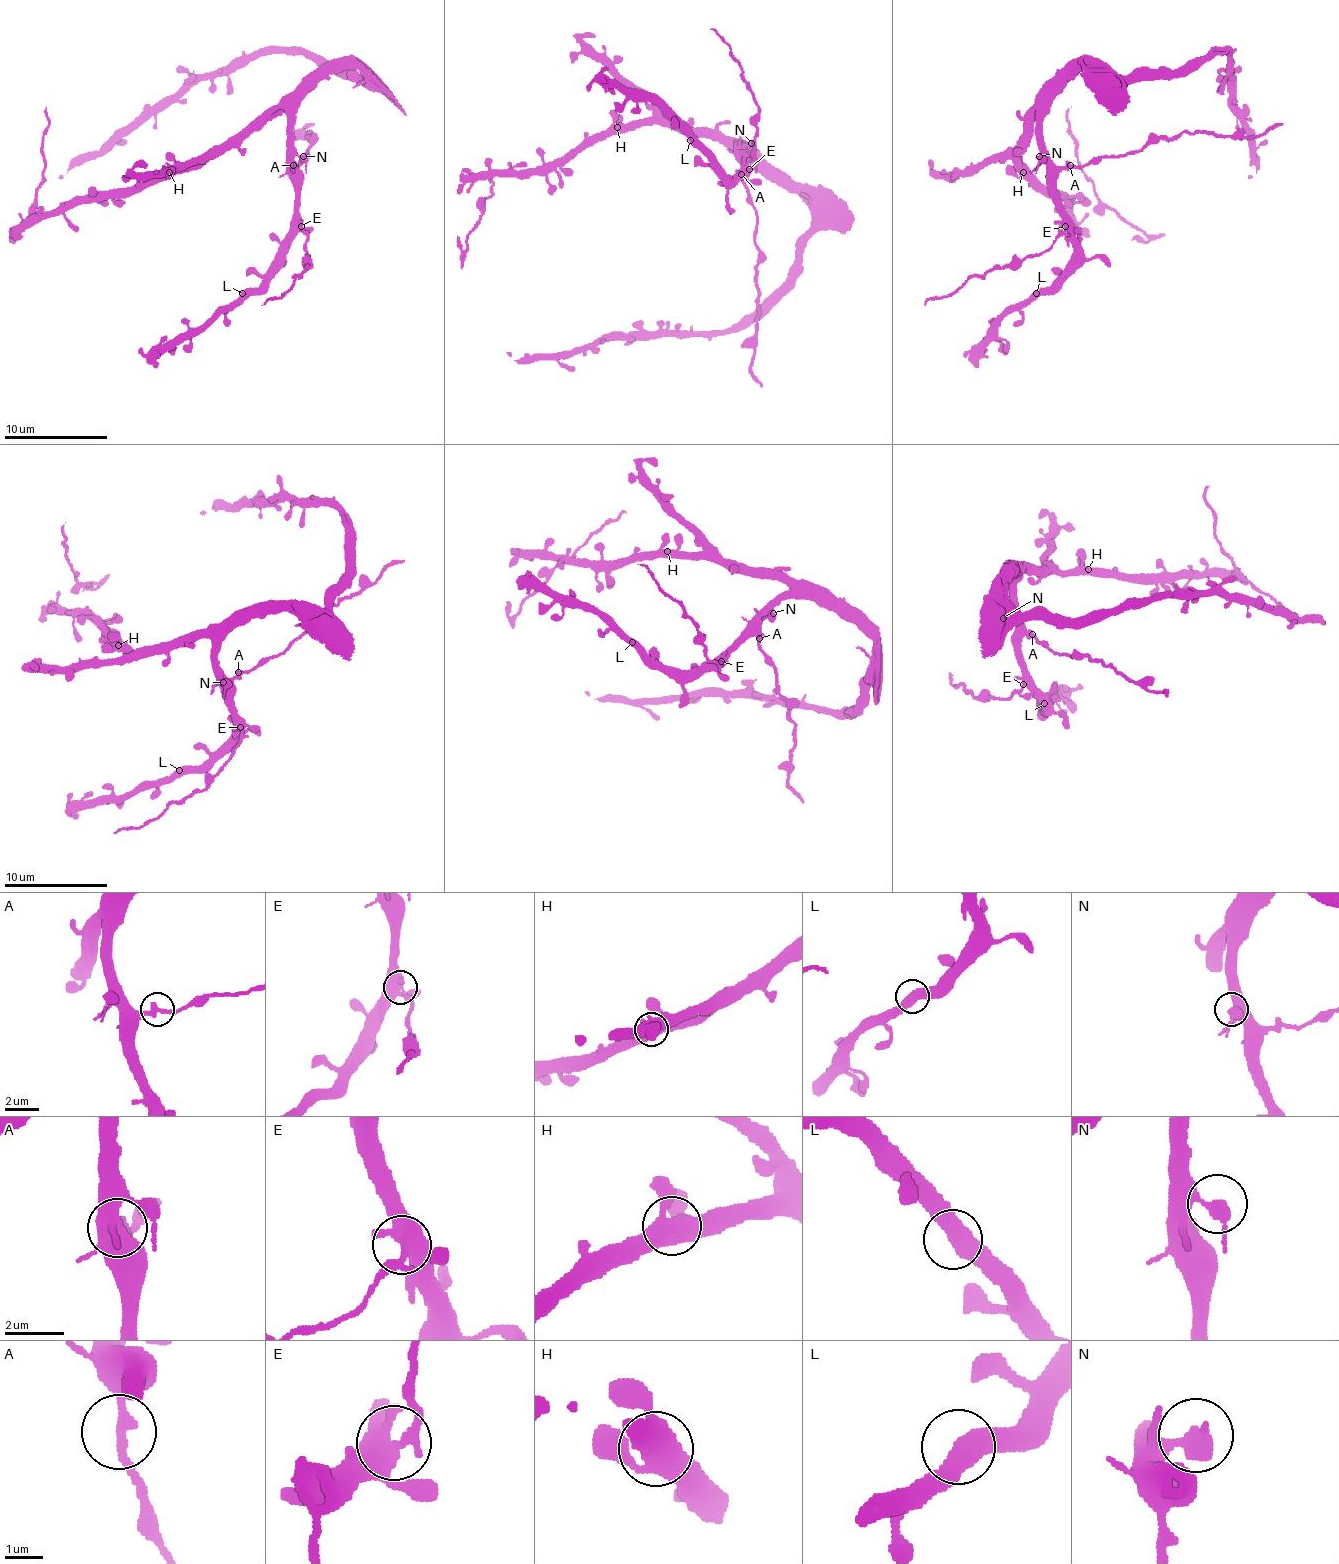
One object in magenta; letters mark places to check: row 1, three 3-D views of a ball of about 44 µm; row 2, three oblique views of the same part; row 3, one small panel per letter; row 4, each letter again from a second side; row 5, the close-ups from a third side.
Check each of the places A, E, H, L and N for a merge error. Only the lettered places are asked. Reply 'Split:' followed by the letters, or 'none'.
Split: A, E

